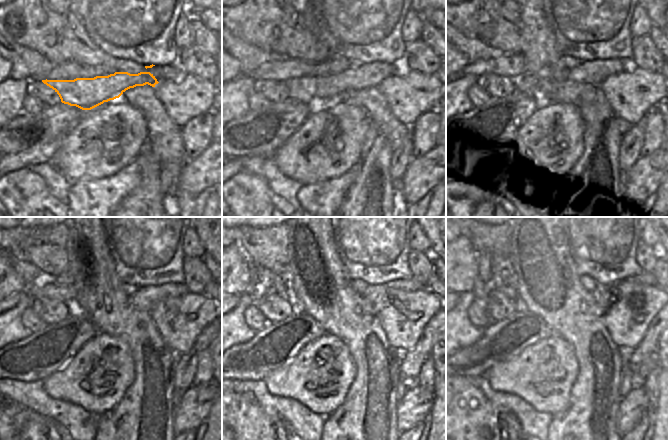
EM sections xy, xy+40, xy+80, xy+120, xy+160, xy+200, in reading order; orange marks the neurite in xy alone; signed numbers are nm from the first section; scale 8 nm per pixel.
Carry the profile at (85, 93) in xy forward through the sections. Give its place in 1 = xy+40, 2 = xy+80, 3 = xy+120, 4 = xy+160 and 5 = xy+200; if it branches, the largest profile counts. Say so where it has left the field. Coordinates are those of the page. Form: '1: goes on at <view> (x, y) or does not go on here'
1: goes on at xy+40 (321, 89)
2: goes on at xy+80 (594, 73)
3: goes on at xy+120 (146, 298)
4: goes on at xy+160 (376, 295)
5: goes on at xy+200 (643, 279)

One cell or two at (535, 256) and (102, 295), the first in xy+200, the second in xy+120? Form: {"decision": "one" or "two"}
{"decision": "one"}

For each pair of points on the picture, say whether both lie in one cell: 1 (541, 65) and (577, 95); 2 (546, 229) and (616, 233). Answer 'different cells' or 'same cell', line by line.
1: same cell
2: different cells

